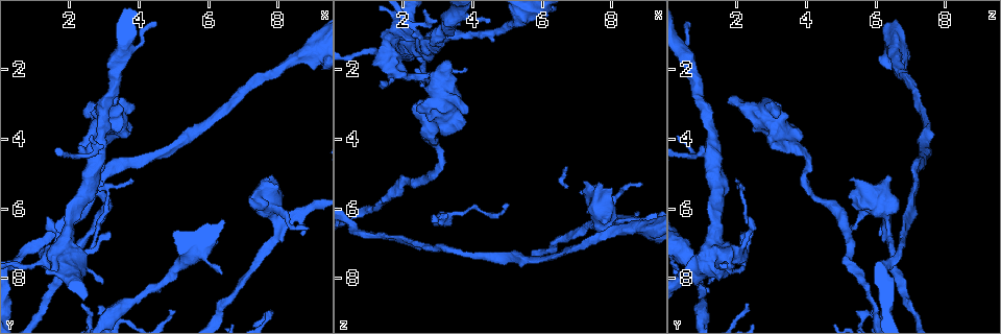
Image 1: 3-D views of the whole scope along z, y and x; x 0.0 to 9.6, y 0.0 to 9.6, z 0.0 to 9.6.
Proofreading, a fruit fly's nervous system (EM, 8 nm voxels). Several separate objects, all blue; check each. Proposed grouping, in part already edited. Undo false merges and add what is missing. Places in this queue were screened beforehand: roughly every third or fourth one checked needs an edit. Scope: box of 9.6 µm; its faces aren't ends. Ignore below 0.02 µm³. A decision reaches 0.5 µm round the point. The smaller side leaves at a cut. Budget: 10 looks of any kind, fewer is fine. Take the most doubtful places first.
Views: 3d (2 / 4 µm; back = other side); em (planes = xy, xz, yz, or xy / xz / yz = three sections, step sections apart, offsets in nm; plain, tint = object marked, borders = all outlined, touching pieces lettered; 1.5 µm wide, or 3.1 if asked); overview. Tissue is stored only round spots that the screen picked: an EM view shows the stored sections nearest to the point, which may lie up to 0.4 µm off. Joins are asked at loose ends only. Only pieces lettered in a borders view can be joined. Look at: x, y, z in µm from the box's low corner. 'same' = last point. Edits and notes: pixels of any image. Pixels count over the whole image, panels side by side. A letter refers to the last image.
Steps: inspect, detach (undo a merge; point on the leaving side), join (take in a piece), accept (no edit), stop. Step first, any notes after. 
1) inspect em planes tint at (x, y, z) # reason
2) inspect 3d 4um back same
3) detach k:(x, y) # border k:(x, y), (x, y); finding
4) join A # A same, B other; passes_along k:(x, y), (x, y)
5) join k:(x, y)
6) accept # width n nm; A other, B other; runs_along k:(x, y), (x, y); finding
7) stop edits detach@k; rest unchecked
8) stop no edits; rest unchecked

inspect em planes borders at (2.90, 8.85, 6.35) # an open end

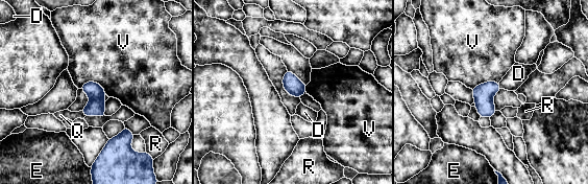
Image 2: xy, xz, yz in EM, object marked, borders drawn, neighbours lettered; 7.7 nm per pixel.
accept # width 130 nm; D other, E other, Q other, R other, V other; border 2:(498, 83), (501, 88); none of them fits

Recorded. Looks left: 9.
inspect 3d 4um at (2.65, 5.30, 4.00) # abrupt turn

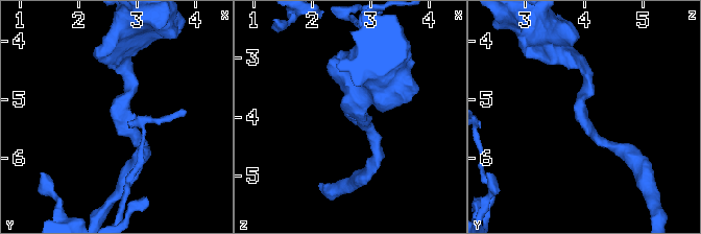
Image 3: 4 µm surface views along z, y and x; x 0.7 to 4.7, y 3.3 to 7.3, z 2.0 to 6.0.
inspect em planes tint at (2.70, 5.35, 3.95) # arm_widths 180, 200 nm; shape alone is not enough

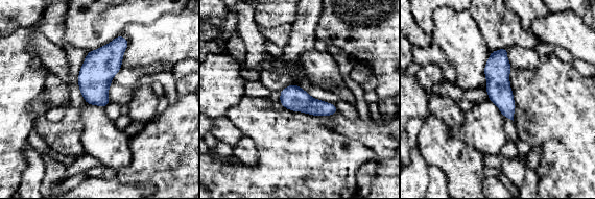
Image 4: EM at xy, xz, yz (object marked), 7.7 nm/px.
inspect em planes borders same # see the neighbours

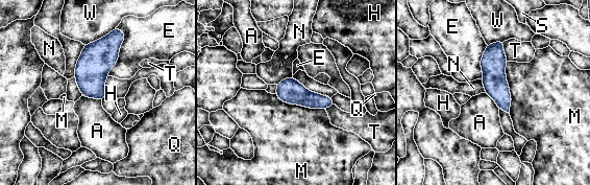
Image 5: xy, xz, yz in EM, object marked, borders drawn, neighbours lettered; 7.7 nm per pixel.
accept # width 190 nm; A other, E other, H other, M other, N other, Q other, S other, T other, W other; runs_along 5:(500, 44), (496, 87), (507, 109); all the same cell

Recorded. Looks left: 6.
inspect 3d 2um at (2.35, 3.10, 3.15) # stops while still wide

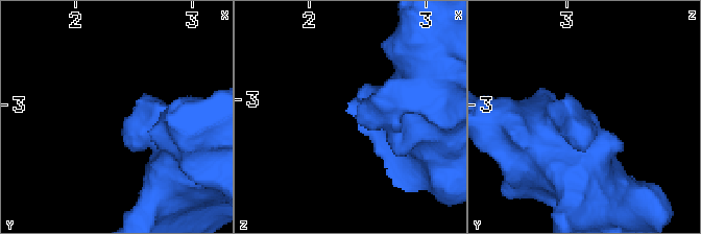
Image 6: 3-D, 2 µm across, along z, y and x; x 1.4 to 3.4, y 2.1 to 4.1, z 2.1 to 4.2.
inspect em yz step 4 tint at (2.40, 3.12, 3.16) # now the EM

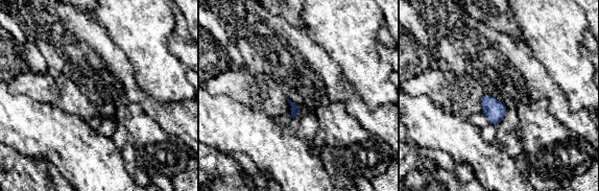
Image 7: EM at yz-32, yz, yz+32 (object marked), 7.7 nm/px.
inspect em xz step 4 borders same

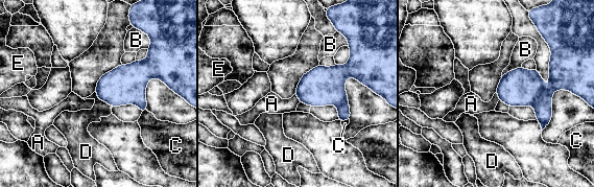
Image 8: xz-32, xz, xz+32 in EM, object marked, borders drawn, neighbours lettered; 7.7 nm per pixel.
accept # A other, B other, C other, D other, E other; border 8:(95, 92), (101, 100), (112, 107); no lettered piece goes on from it

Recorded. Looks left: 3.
inspect em xz step 8 borders at (3.75, 5.20, 2.00) # thin end

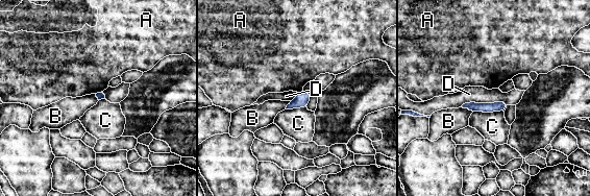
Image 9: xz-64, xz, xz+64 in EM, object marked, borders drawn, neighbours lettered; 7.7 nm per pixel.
accept # A other, B other, C other, D other; border 9:(508, 104), (465, 102), (460, 106); no lettered piece goes on from it

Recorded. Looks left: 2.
stop no edits; rest unchecked

